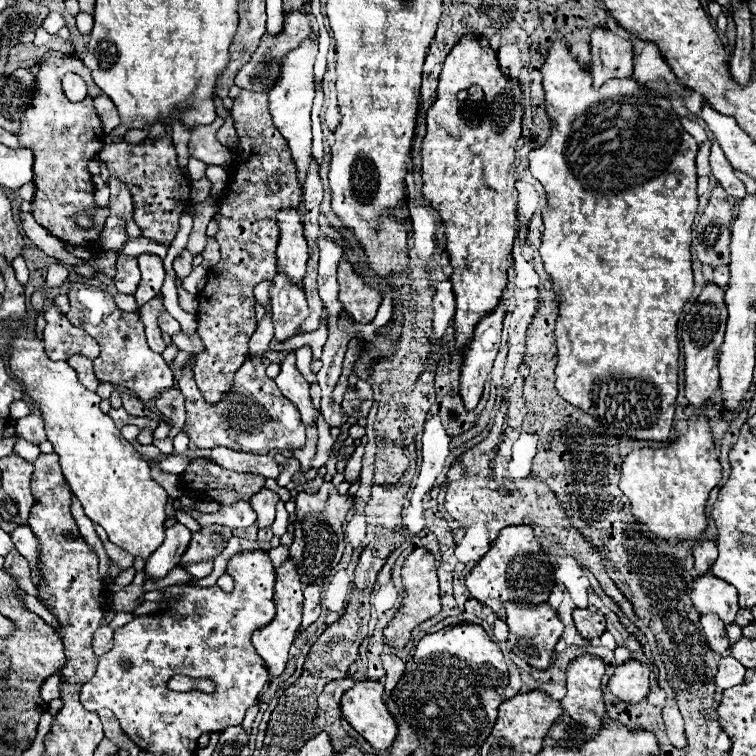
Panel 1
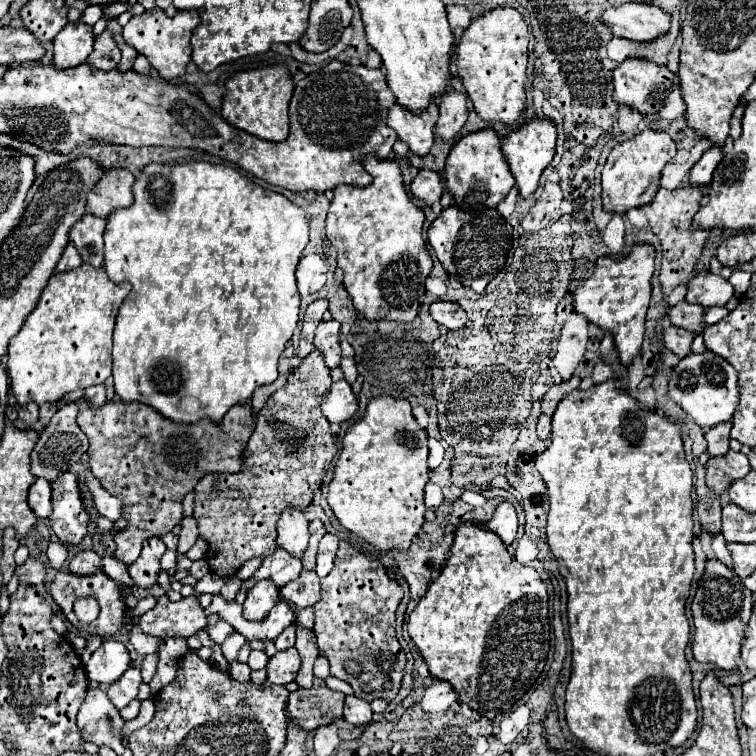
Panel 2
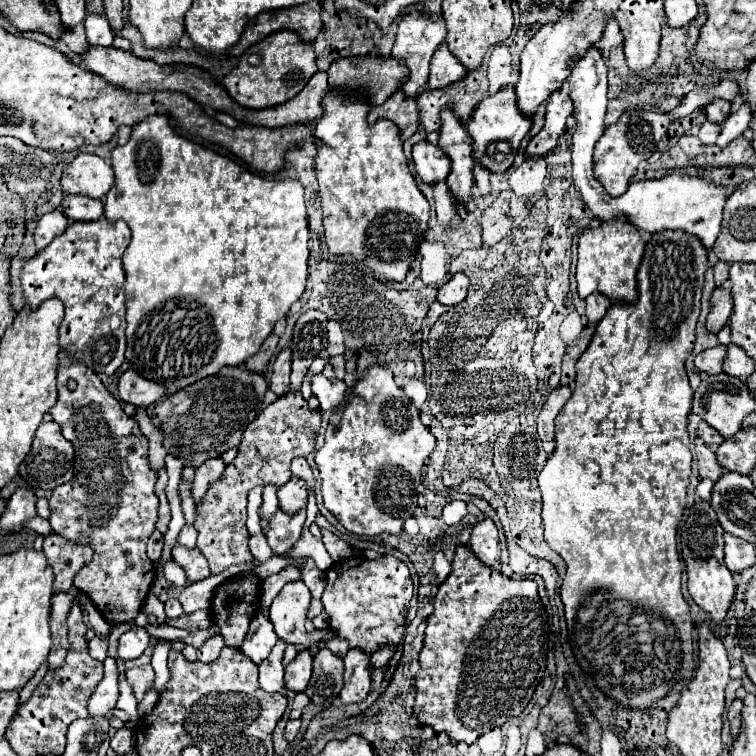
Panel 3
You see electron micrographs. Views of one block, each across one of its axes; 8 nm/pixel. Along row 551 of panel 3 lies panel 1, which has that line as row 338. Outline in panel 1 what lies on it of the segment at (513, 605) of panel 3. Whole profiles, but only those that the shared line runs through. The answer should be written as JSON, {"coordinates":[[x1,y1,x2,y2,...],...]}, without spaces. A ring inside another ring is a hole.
{"coordinates":[[468,32,456,42,450,54,444,60,444,68,436,88,436,100,426,110,426,136,422,142,422,178,424,178,424,200,440,212,442,222,446,224,446,250,452,264,452,290,456,296,456,346,464,350,472,340,474,328,482,316,486,316,502,298,502,292,508,282,510,252,516,240,516,202,518,194,514,188,514,160,516,160,516,142,520,140,520,120,522,120,522,88,518,80,508,78,498,66,498,54,492,48,480,46,480,36],[480,86,484,90,486,110,480,124,470,128,464,124,464,118,458,112,456,94,462,88]]}

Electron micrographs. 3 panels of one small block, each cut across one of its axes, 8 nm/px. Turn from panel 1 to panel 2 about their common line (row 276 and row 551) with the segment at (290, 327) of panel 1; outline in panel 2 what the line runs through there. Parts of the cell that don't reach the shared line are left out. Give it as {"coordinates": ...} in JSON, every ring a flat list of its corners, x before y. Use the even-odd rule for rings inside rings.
{"coordinates":[[276,548,274,554,266,556,258,572,254,574,252,580,244,580,242,588,252,588,258,580,272,580,278,588,284,584,296,580,298,572,302,570,302,562,296,556,290,556,284,548]]}

